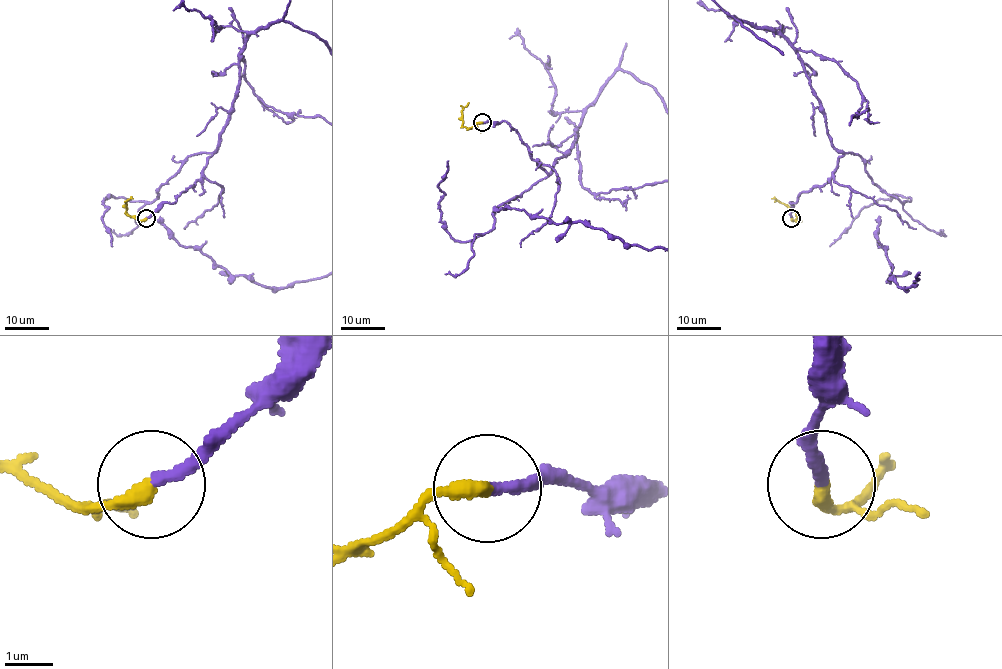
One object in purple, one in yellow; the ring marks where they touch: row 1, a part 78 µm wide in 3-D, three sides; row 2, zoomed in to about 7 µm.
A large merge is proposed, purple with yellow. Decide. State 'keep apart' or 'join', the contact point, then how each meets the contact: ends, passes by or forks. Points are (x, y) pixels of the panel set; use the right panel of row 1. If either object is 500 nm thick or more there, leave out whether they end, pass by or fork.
join; at (791, 218); purple ends there; yellow ends there

